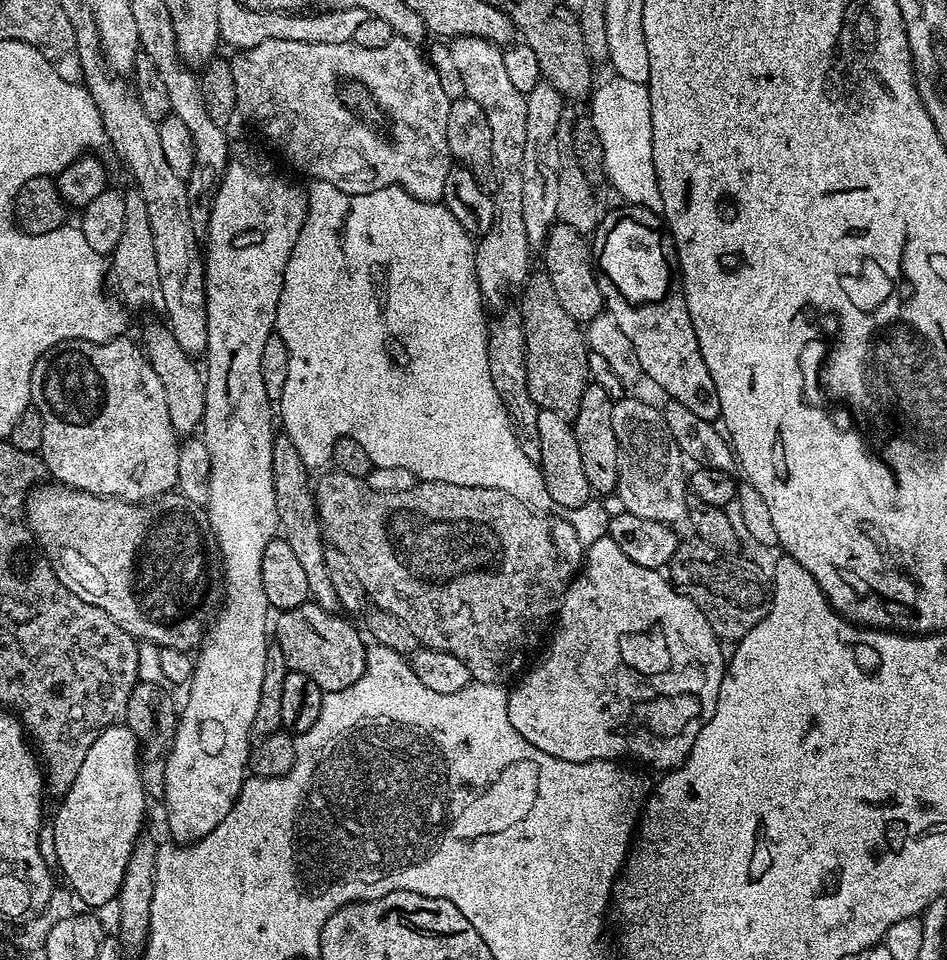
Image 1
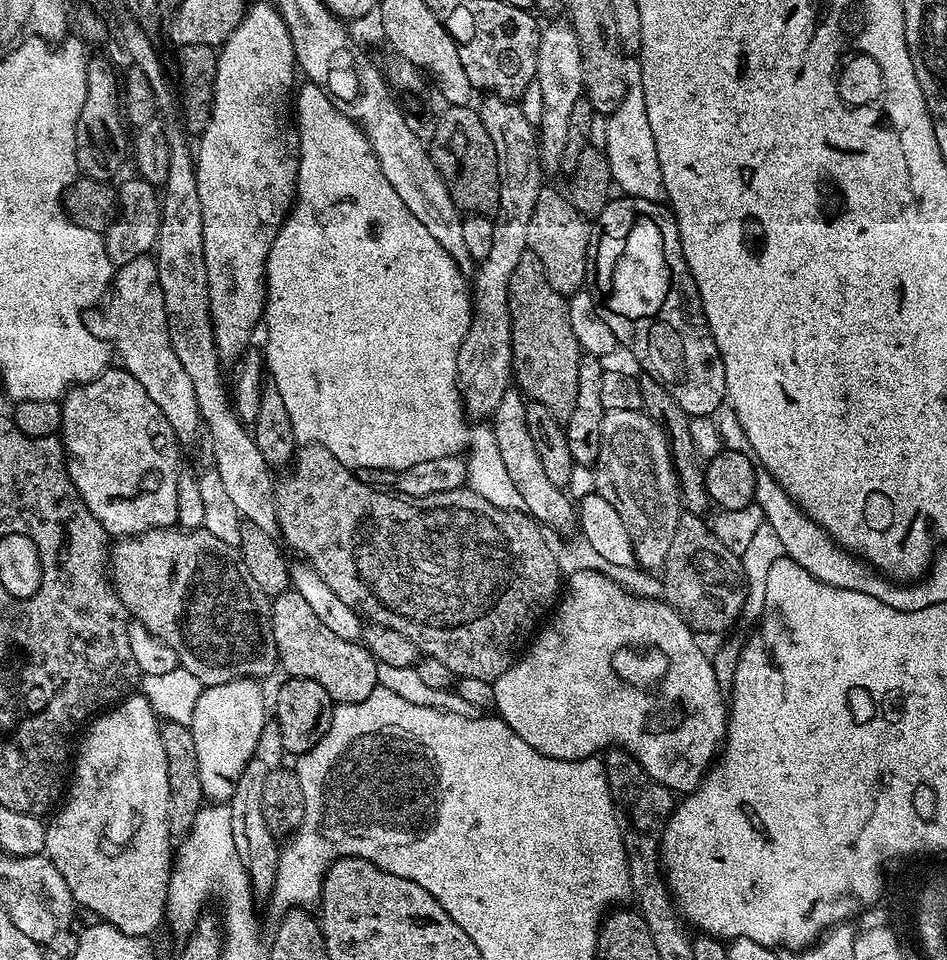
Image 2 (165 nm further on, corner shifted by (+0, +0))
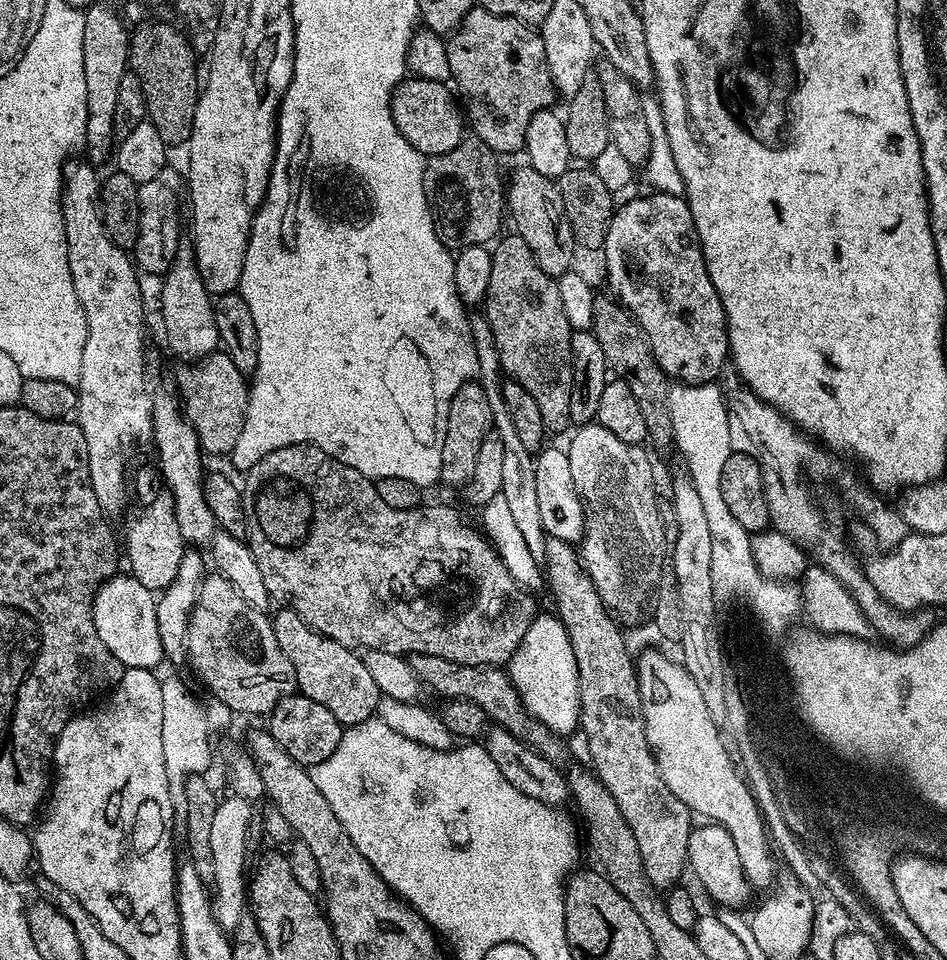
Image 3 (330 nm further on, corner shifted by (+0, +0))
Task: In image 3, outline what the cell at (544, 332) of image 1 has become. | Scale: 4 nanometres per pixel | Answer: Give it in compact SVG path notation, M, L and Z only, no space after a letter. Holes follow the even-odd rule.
M501 235L491 249L492 262L490 284L486 289L482 315L492 328L496 349L500 355L503 375L512 380L522 390L527 390L530 398L538 402L538 411L549 433L569 431L570 394L574 374L572 373L572 333L570 322L566 322L566 310L562 310L562 294L558 294L556 280L547 276L538 266L530 246L518 235Z

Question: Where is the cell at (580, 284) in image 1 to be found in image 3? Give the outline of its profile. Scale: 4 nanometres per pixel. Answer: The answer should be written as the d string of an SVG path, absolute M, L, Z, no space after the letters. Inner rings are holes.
M521 166L512 172L512 184L506 188L506 208L516 219L515 235L530 246L538 266L547 276L559 278L573 271L572 259L578 255L576 239L566 218L566 206L562 206L559 183L551 176L538 174L538 170Z

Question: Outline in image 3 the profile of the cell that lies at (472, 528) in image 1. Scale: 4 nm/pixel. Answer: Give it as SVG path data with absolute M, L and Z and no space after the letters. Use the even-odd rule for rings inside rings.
M292 444L289 448L279 448L262 458L253 466L242 480L244 497L244 517L246 530L243 539L252 551L254 562L258 562L258 570L262 570L262 582L266 582L266 590L273 601L284 600L287 607L294 609L316 632L330 637L334 642L345 644L356 650L377 648L395 656L407 657L409 654L434 654L438 658L446 658L450 662L458 662L462 666L504 666L511 660L514 650L522 642L530 623L524 617L528 604L524 600L508 600L516 592L517 581L509 576L504 561L491 547L484 545L484 540L468 524L460 521L460 516L452 508L444 504L428 504L410 510L394 510L378 498L375 483L363 476L358 470L338 462L322 449L312 444ZM472 608L481 608L488 616L472 616Z

